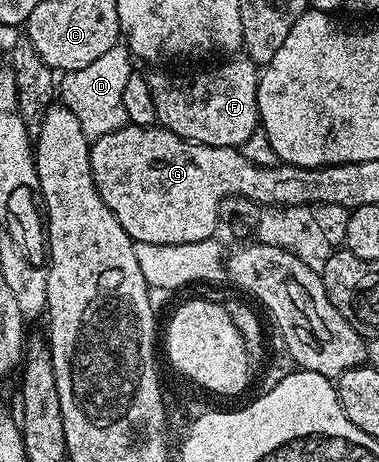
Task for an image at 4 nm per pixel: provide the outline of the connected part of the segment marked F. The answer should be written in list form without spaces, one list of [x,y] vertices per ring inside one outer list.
[[[231,57],[220,67],[195,71],[192,75],[170,75],[155,71],[146,76],[152,93],[158,126],[190,143],[210,147],[242,148],[260,130],[257,85],[260,72],[250,59]]]

